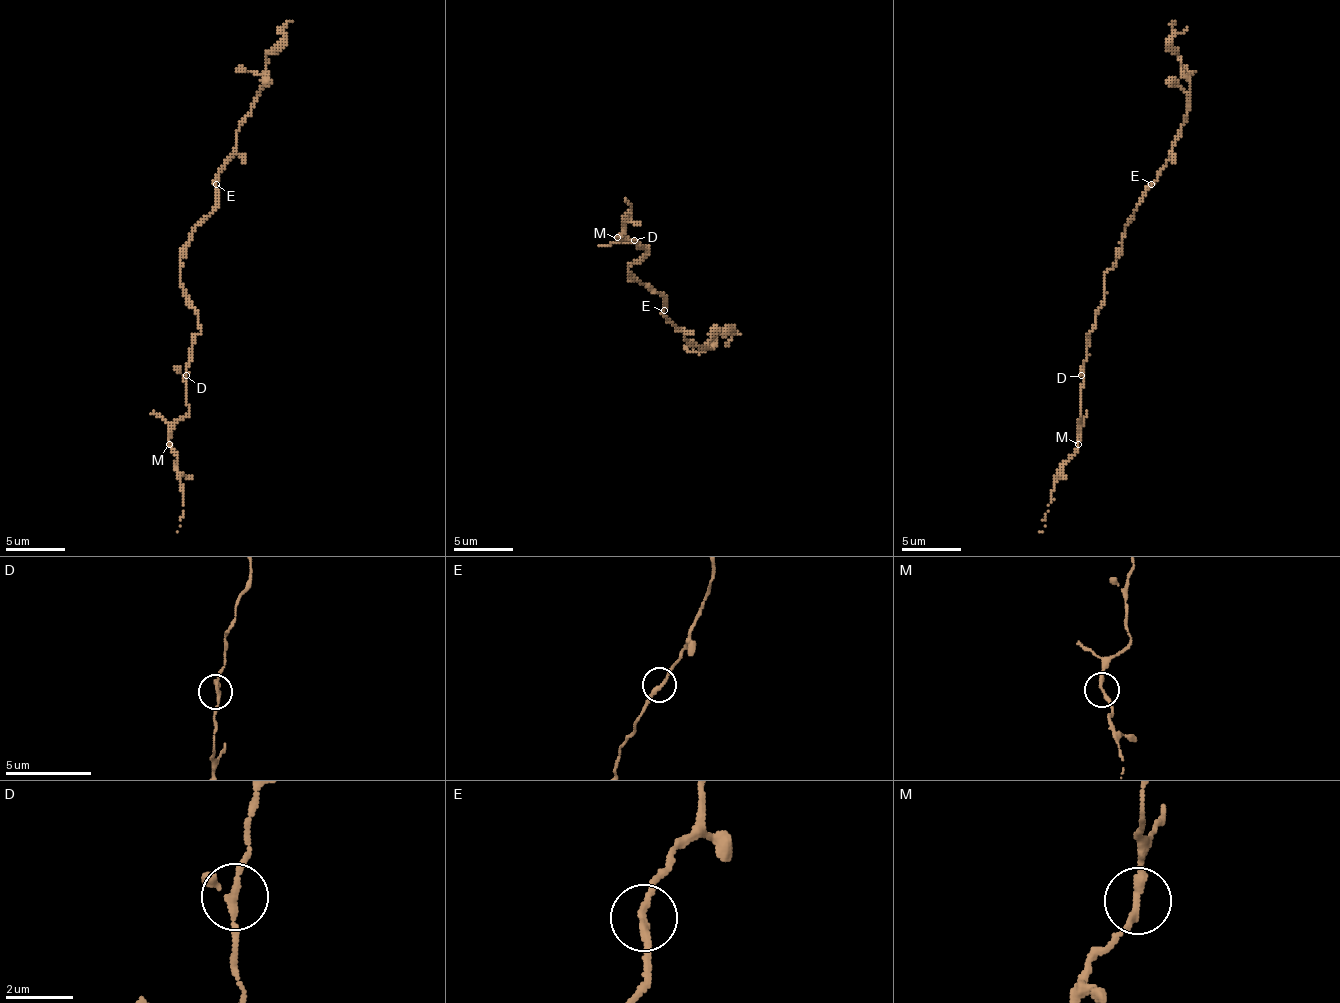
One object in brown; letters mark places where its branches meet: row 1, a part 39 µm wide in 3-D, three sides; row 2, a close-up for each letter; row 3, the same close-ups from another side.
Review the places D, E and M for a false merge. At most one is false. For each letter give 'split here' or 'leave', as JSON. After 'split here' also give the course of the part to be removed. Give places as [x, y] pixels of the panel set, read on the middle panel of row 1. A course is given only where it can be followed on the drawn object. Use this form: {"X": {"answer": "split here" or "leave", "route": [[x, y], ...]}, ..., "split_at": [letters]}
{"D": {"answer": "leave"}, "E": {"answer": "leave"}, "M": {"answer": "leave"}, "split_at": []}

